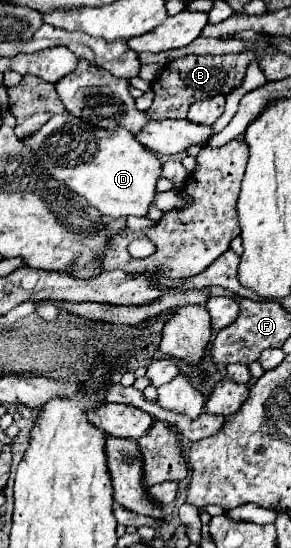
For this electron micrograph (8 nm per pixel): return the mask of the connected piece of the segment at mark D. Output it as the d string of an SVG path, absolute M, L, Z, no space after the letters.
M67 113L67 115L51 117L33 135L23 137L21 143L31 147L37 159L45 161L47 171L55 181L65 185L75 195L85 197L91 207L101 211L101 215L109 215L109 217L129 217L129 215L145 217L147 215L147 207L153 203L153 197L155 197L155 183L161 173L161 161L147 147L141 147L141 143L137 143L137 139L129 131L117 129L115 133L111 133L99 127L91 127Z

